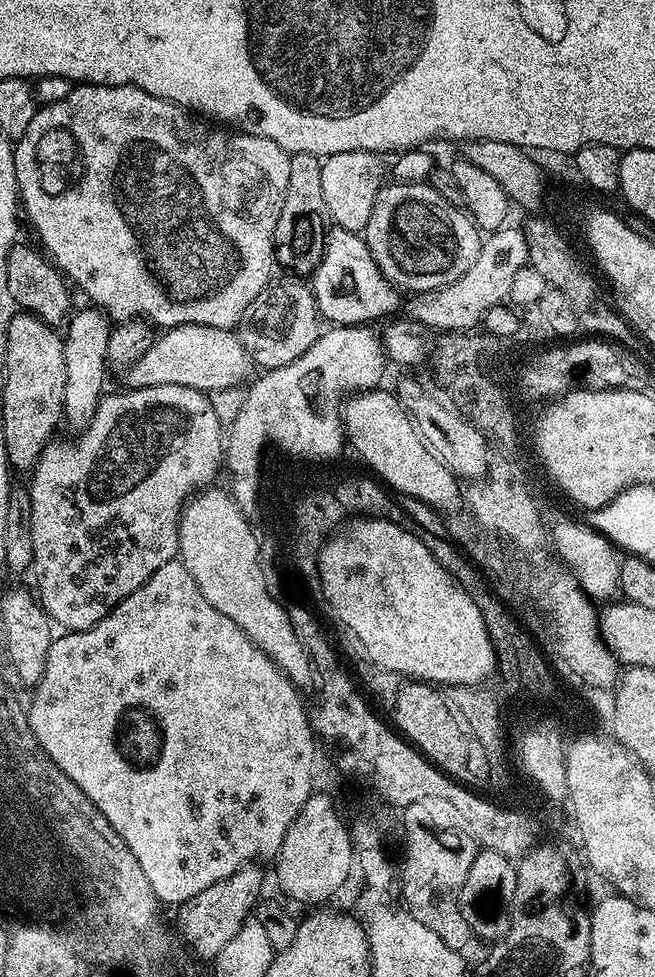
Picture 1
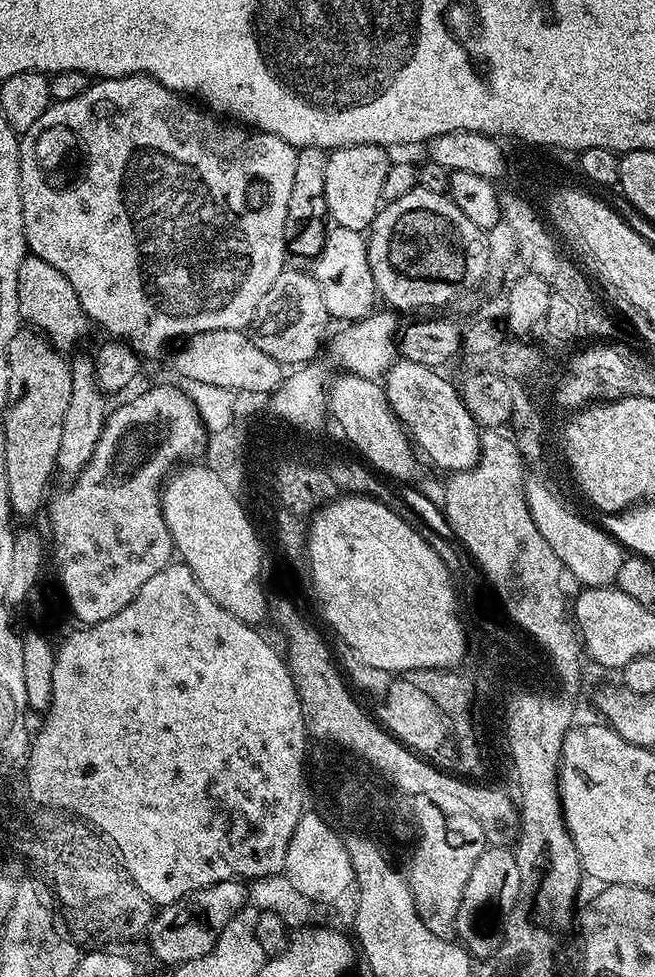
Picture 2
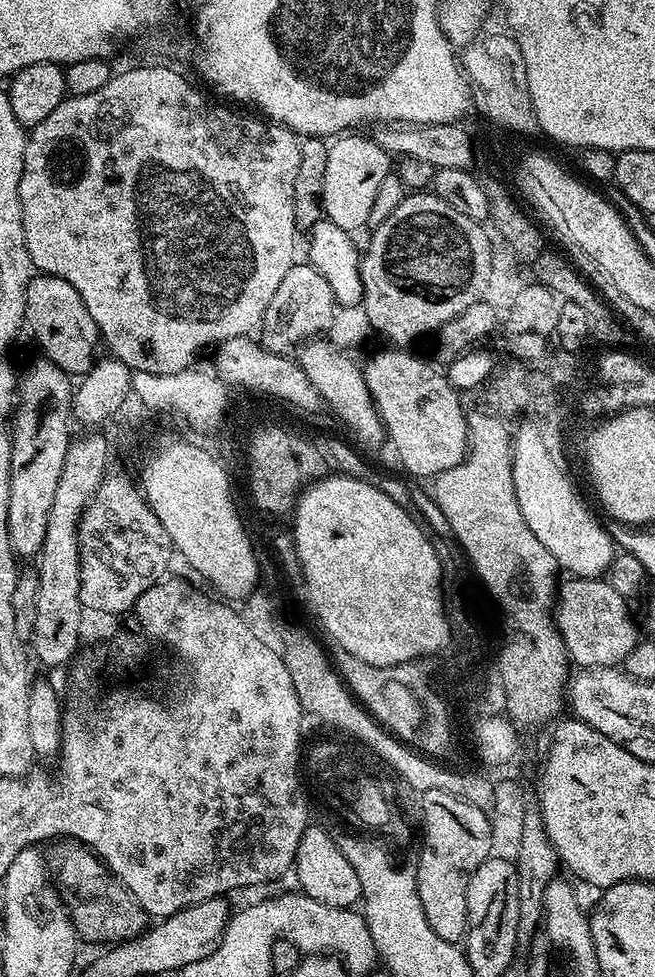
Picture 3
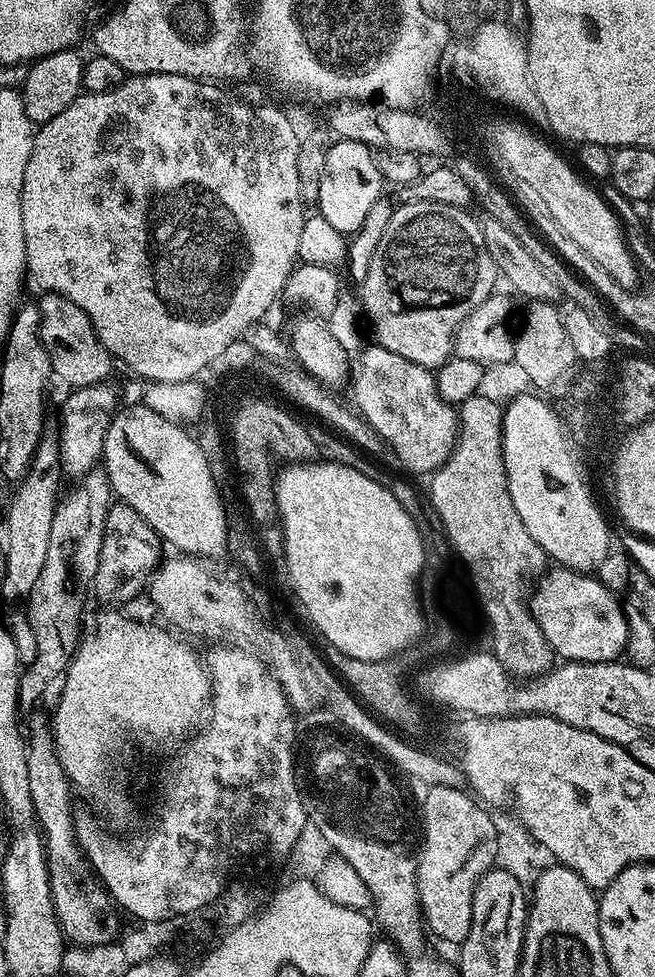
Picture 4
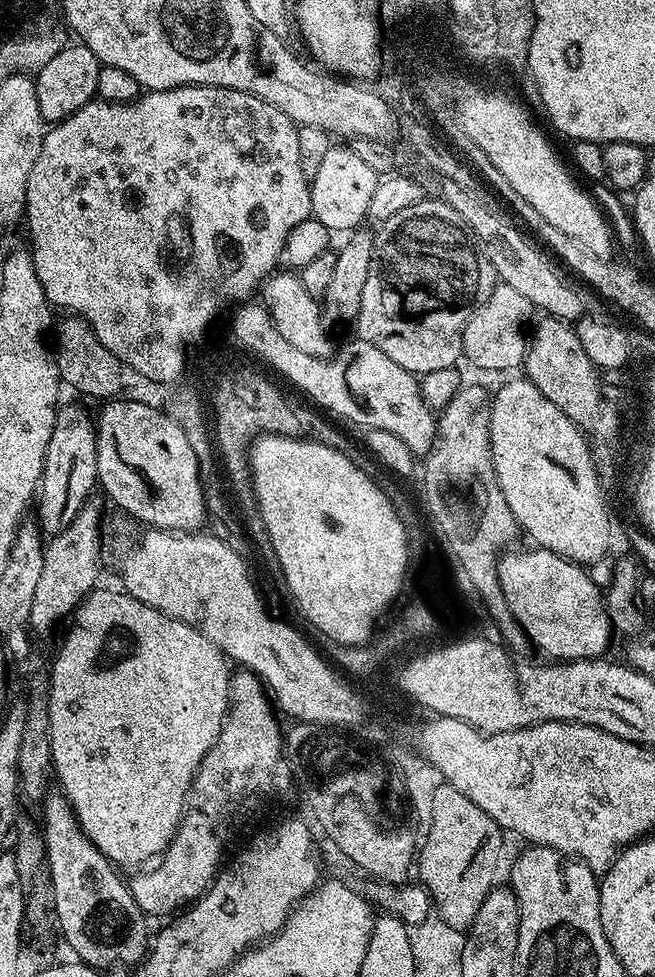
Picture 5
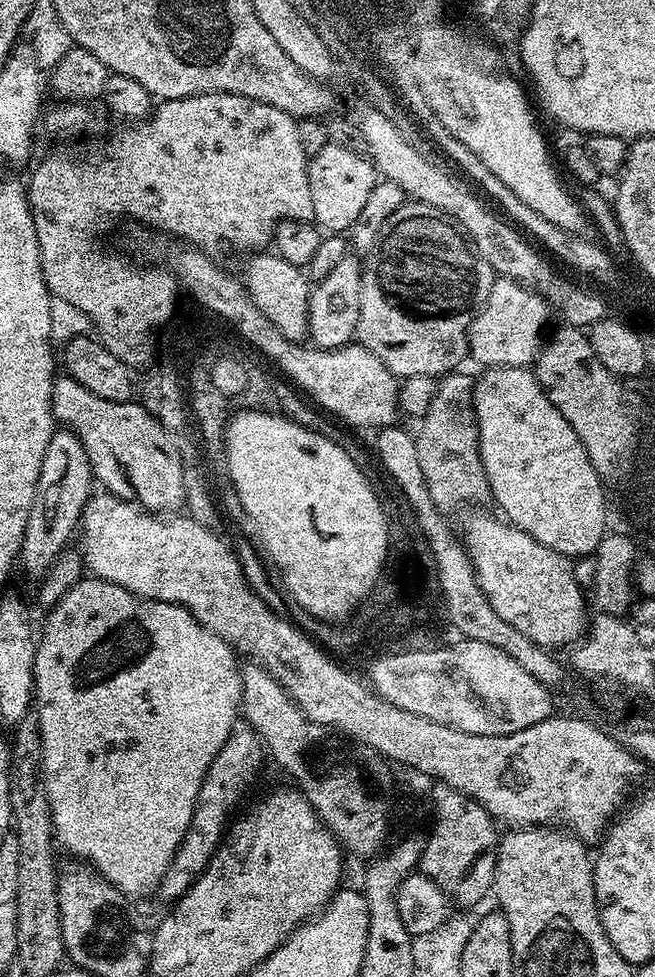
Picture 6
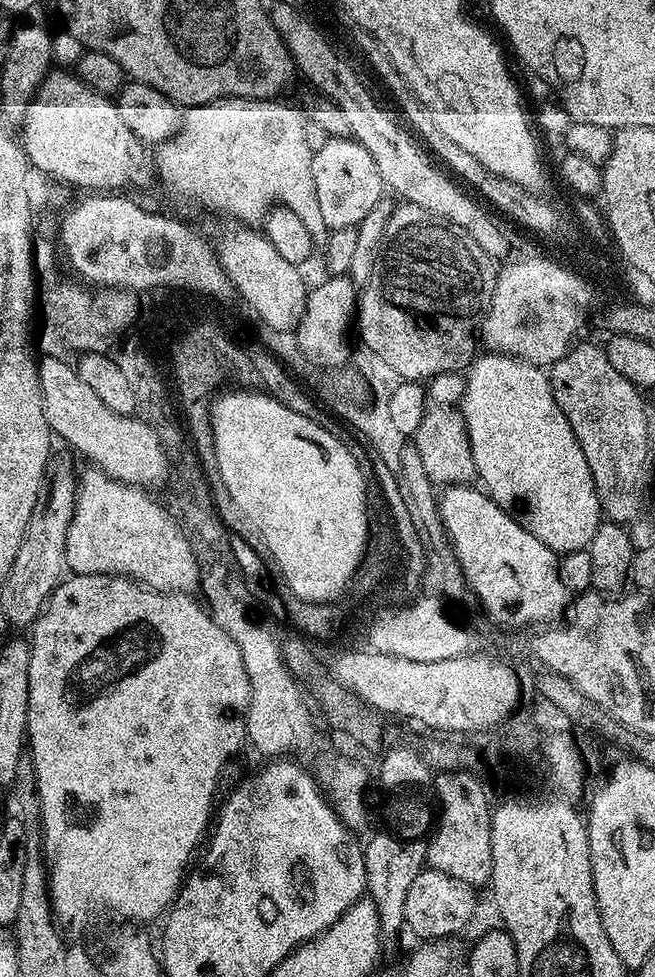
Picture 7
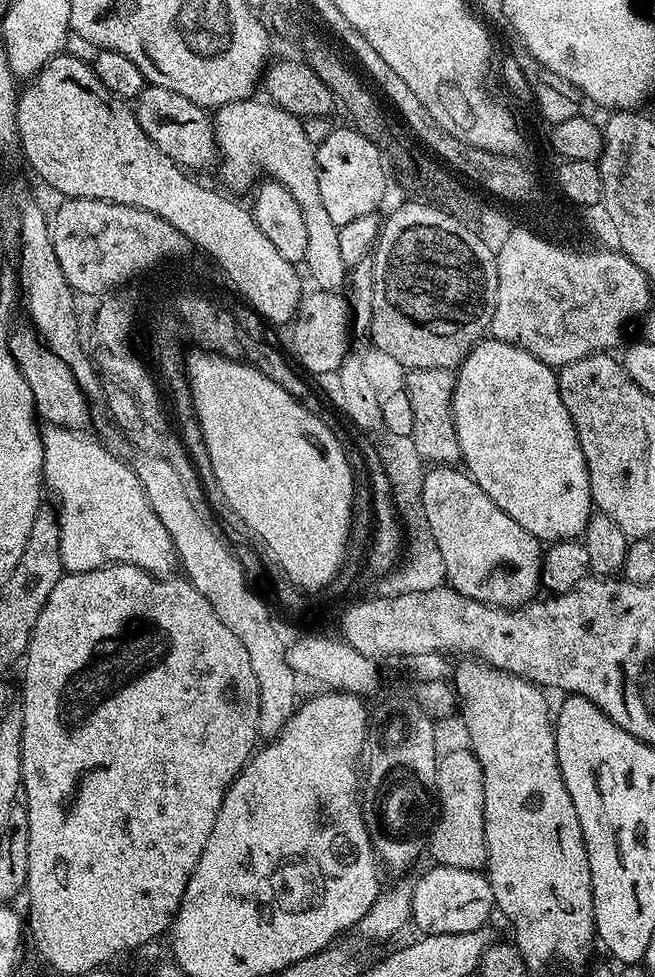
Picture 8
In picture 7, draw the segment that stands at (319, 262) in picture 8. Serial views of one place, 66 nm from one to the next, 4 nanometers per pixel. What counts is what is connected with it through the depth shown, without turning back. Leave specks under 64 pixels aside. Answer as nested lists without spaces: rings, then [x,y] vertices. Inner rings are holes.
[[[230,96],[209,104],[185,107],[180,117],[180,133],[155,149],[154,168],[165,190],[173,192],[178,199],[193,200],[245,226],[263,223],[269,210],[277,206],[294,210],[294,214],[306,222],[313,245],[324,246],[328,243],[330,230],[322,218],[318,190],[314,190],[313,153],[310,146],[306,146],[306,120],[304,116],[300,117],[298,109],[279,102],[276,98],[244,99]]]

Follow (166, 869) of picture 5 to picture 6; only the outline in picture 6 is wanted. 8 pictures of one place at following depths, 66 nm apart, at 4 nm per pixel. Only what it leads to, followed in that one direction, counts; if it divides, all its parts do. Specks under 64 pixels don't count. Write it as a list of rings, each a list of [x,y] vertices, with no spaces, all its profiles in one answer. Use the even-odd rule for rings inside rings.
[[[240,726],[232,733],[232,737],[218,750],[210,770],[204,775],[200,793],[196,799],[196,809],[192,826],[184,835],[184,840],[172,859],[168,873],[162,878],[158,896],[167,902],[175,902],[183,896],[187,888],[192,887],[192,881],[199,877],[210,858],[220,847],[220,841],[226,831],[230,815],[228,811],[244,796],[244,791],[252,784],[252,779],[260,772],[260,752],[262,756],[262,741],[248,726]]]

